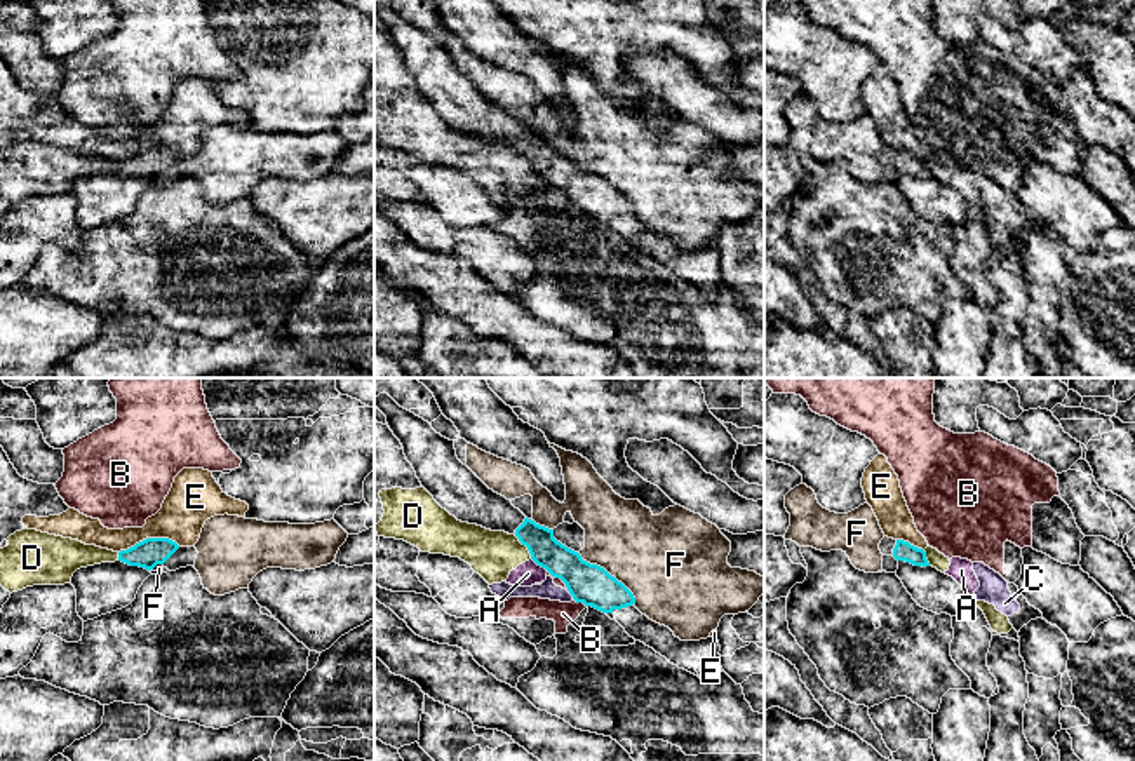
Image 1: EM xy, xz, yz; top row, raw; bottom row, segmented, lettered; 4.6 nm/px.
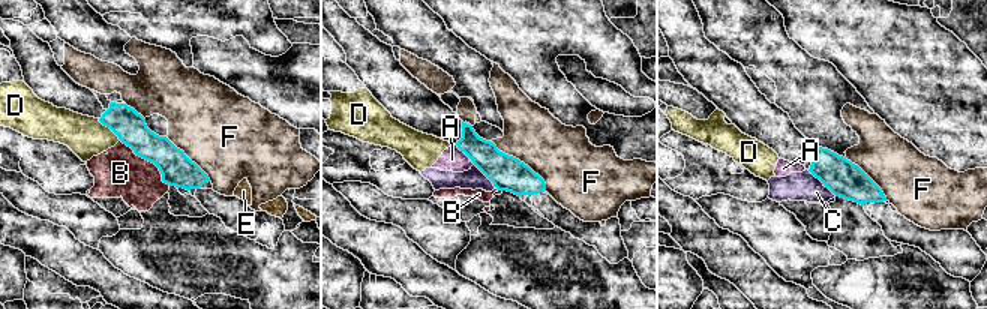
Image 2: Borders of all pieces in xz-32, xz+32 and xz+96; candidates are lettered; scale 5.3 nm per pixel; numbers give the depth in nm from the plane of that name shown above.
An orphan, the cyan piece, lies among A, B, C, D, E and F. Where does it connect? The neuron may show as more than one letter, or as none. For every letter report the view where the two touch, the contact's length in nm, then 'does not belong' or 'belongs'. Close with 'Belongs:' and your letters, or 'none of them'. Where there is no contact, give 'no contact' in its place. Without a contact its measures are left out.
A: meets cyan in xz; contact 110 nm long; does not belong
B: meets cyan in xz; contact 70 nm long; does not belong
C: meets cyan in xz; contact 50 nm long; does not belong
D: meets cyan in xz; contact 140 nm long; does not belong
E: meets cyan in xy; contact 280 nm long; does not belong
F: meets cyan in xz; contact 360 nm long; does not belong
Belongs: none of them

